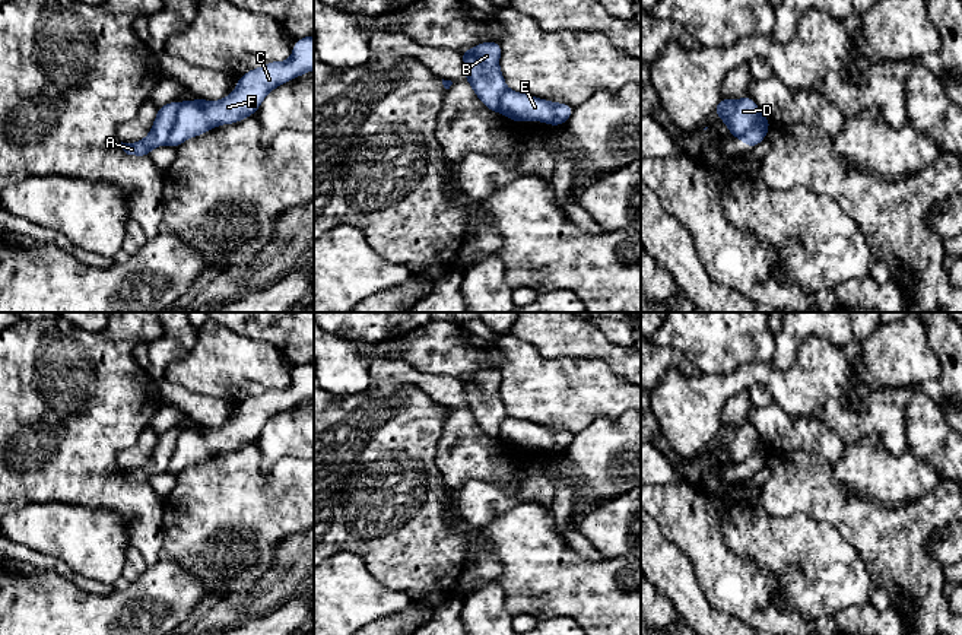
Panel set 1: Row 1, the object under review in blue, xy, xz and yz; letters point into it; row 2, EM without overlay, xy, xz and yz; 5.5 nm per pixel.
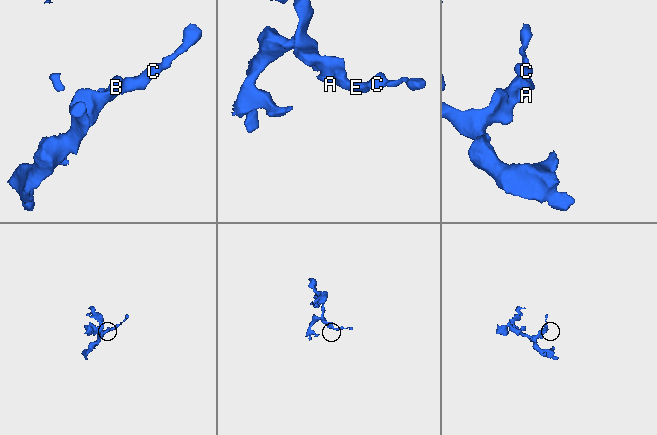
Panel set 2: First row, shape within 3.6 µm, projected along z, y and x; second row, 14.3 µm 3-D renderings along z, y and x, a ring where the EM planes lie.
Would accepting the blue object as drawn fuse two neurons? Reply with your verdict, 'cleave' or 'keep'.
cleave

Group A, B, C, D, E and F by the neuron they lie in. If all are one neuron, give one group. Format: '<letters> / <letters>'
A B D / C E F

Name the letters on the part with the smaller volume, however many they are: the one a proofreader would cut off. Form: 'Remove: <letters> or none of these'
Remove: C, E, F

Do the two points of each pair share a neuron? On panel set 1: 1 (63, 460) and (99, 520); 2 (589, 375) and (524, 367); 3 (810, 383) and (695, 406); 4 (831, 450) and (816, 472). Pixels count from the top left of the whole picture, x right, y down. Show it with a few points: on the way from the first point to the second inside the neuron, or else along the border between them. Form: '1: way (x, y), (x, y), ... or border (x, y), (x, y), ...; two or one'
1: border (60, 501), (69, 505), (111, 510), (127, 518); two
2: way (572, 377), (540, 377); one
3: way (781, 383), (771, 377), (745, 377), (724, 387); one
4: border (790, 451), (806, 450), (821, 456), (831, 466); two

